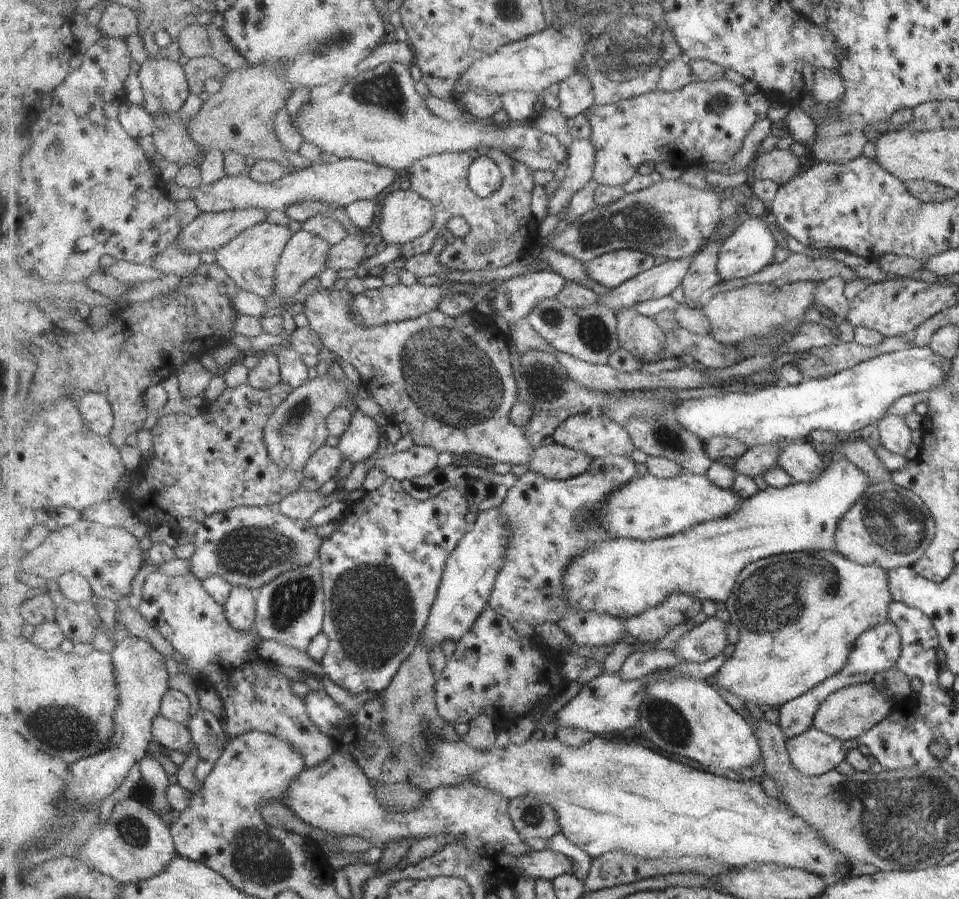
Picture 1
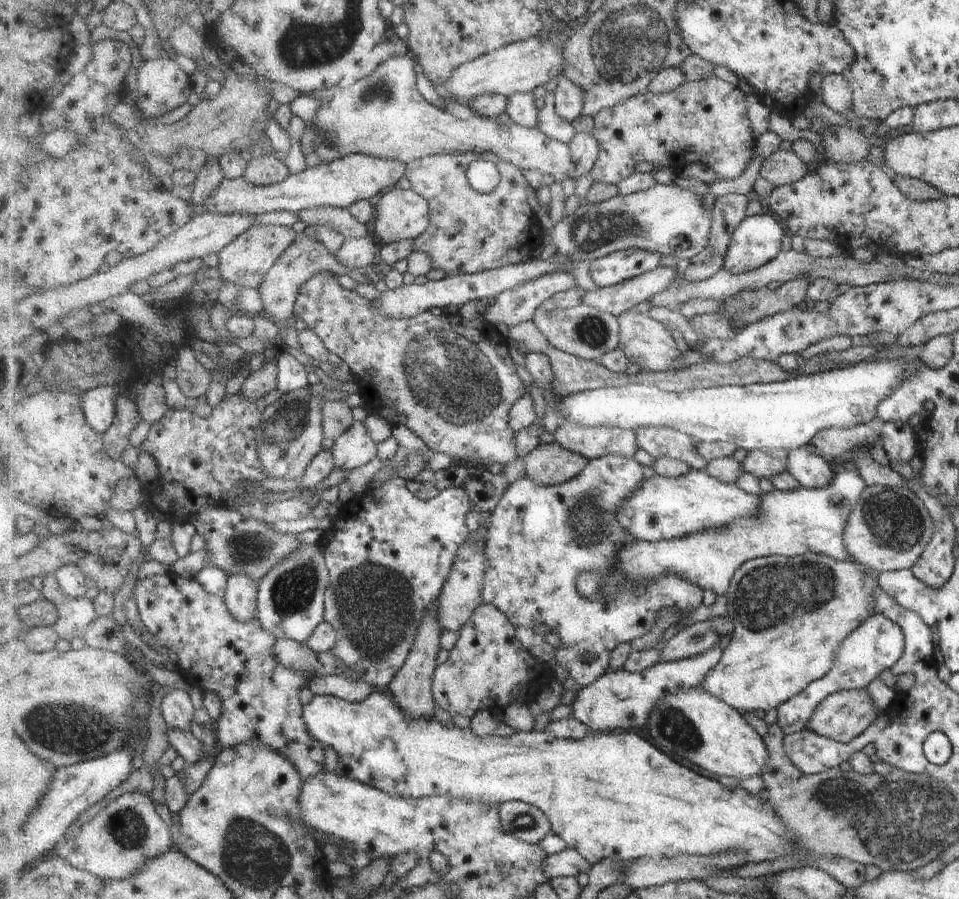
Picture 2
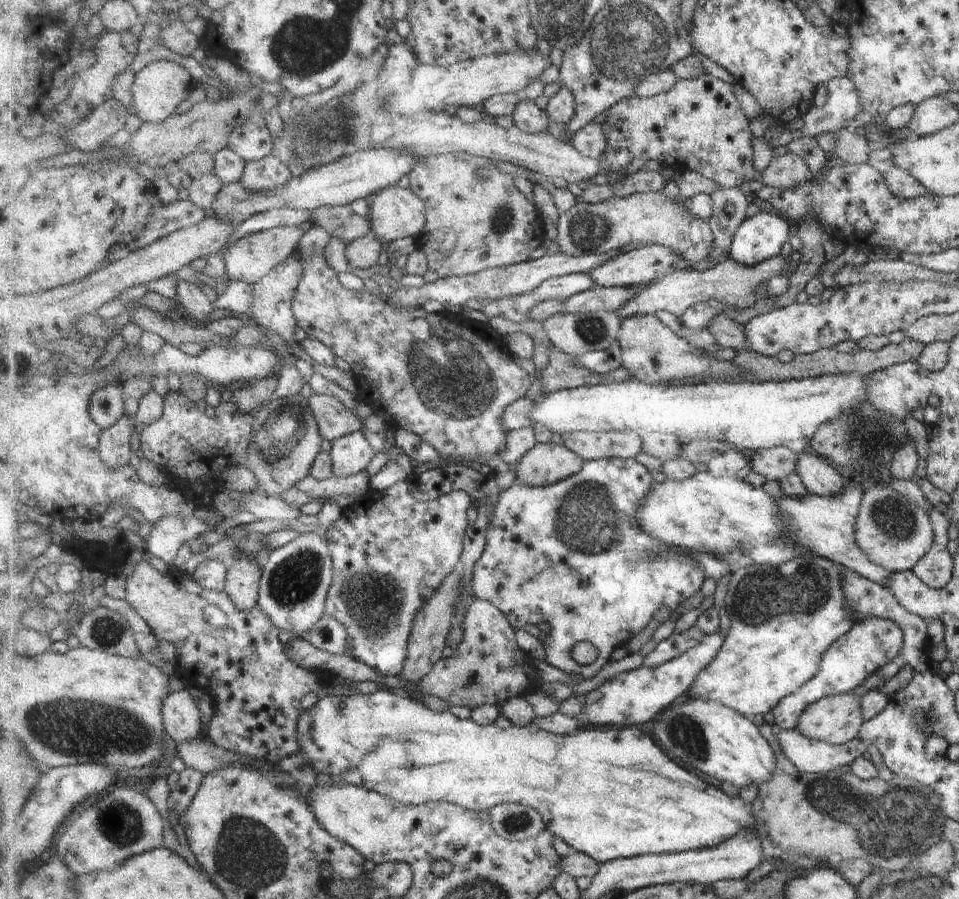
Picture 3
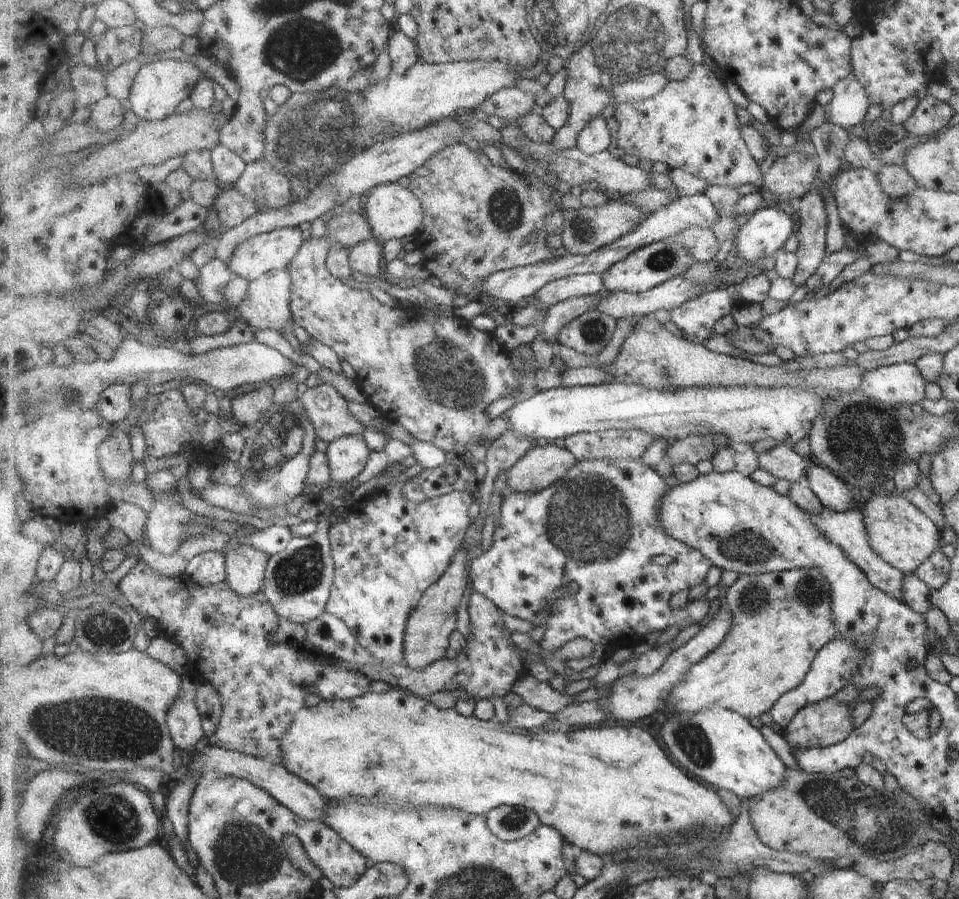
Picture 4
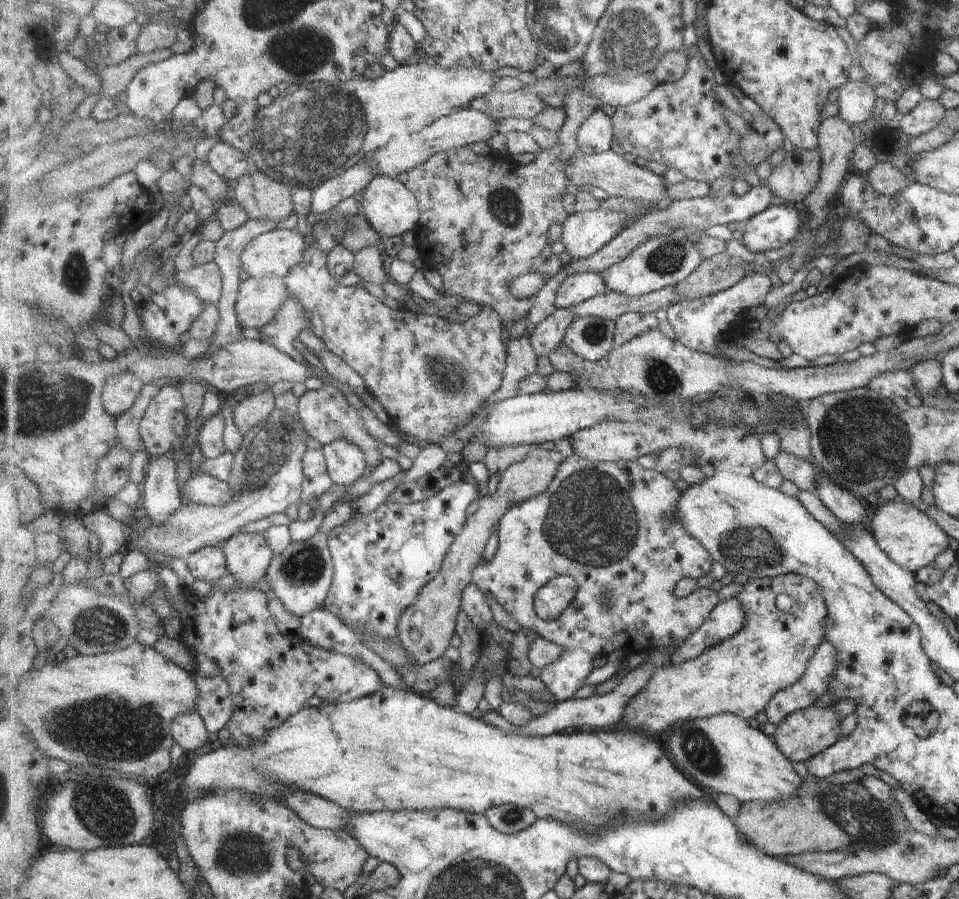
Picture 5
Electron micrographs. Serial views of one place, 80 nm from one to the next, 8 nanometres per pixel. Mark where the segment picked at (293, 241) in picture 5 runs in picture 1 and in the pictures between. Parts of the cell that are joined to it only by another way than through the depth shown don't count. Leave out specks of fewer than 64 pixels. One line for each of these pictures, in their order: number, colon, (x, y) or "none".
1: (252, 258)
2: (246, 262)
3: (249, 259)
4: (273, 251)

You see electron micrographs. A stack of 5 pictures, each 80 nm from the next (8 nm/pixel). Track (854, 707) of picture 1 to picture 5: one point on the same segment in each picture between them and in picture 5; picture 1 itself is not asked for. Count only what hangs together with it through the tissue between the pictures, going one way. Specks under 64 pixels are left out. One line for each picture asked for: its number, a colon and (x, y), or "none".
2: (842, 716)
3: (836, 719)
4: (828, 722)
5: (811, 730)

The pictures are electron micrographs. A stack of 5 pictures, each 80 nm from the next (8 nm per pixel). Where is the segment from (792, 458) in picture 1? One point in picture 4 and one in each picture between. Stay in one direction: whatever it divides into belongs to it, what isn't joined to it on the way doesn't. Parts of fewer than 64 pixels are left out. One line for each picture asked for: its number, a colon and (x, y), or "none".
2: (810, 470)
3: (817, 476)
4: (832, 493)

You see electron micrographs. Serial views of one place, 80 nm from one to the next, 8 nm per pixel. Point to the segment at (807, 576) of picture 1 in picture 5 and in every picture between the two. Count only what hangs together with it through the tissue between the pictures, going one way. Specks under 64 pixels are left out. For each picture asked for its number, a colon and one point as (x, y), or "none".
2: (790, 614)
3: (783, 618)
4: (782, 619)
5: (785, 614)

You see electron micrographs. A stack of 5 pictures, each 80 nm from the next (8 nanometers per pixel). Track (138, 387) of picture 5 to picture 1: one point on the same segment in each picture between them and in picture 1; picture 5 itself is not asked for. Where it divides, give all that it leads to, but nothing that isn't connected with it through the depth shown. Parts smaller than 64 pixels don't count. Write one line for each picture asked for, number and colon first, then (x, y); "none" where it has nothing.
1: (96, 409)
2: (99, 403)
3: (106, 405)
4: (115, 403)

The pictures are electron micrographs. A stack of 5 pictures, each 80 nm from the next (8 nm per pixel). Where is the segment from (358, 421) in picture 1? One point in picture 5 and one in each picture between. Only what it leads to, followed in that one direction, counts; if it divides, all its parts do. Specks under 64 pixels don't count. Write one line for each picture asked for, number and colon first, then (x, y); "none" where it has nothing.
2: (355, 448)
3: (353, 453)
4: (348, 456)
5: (346, 460)

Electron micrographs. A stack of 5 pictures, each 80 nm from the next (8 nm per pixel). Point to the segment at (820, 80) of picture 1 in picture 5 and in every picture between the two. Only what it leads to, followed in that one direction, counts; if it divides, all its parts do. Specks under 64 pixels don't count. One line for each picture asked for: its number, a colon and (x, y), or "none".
2: (835, 92)
3: (842, 103)
4: (847, 106)
5: (854, 102)

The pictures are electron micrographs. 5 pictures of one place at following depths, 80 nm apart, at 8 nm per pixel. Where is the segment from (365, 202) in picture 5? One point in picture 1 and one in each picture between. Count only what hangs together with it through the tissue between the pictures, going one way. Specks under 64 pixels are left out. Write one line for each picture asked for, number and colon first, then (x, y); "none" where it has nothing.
1: (406, 216)
2: (401, 215)
3: (397, 213)
4: (393, 211)

